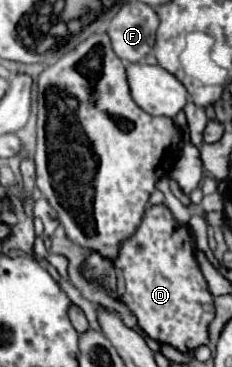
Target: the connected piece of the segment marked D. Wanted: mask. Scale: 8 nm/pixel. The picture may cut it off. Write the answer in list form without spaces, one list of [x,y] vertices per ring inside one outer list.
[[[152,205],[146,209],[146,215],[136,229],[136,233],[124,241],[120,249],[120,257],[116,261],[106,261],[98,253],[90,253],[86,257],[86,277],[98,279],[110,289],[112,297],[122,299],[138,317],[140,327],[148,337],[152,337],[158,343],[174,345],[180,351],[196,349],[200,345],[208,343],[208,325],[214,319],[214,313],[208,313],[208,283],[204,275],[198,269],[198,263],[194,259],[194,237],[190,227],[178,225],[172,219],[172,213],[166,205]]]

